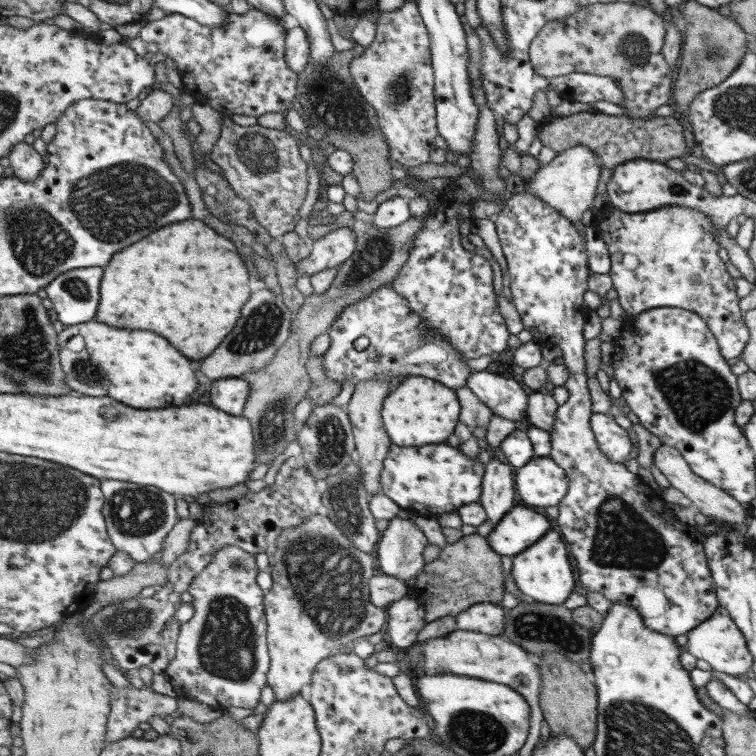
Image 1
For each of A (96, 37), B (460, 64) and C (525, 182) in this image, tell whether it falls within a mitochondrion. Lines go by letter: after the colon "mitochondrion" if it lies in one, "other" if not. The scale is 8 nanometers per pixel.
A: other
B: other
C: other

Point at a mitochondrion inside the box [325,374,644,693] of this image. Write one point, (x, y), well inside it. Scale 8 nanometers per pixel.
(535, 628)

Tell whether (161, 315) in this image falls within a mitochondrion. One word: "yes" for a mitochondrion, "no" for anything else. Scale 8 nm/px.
no

